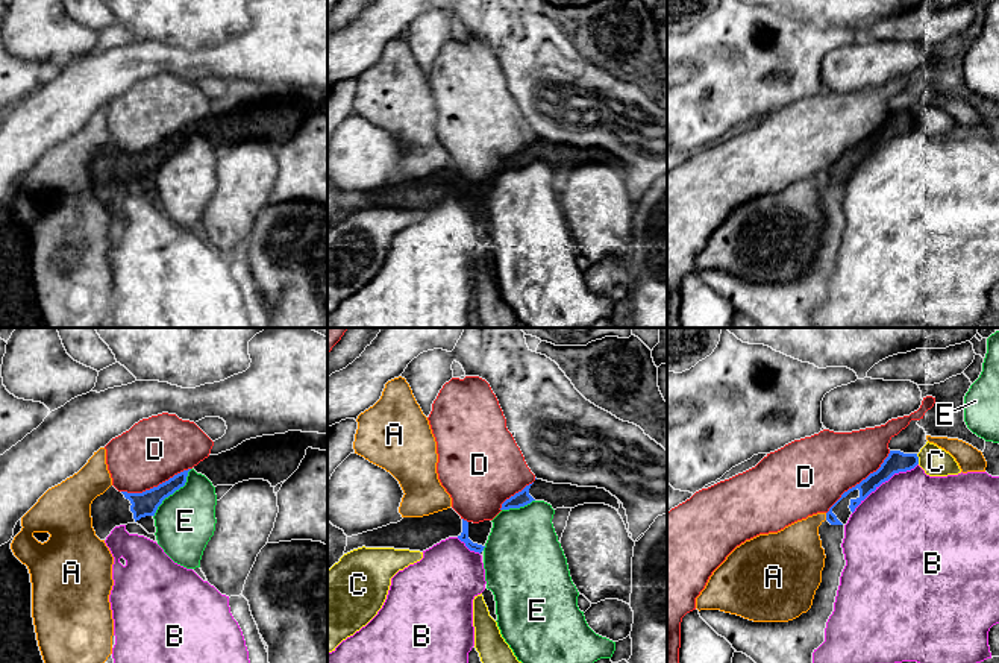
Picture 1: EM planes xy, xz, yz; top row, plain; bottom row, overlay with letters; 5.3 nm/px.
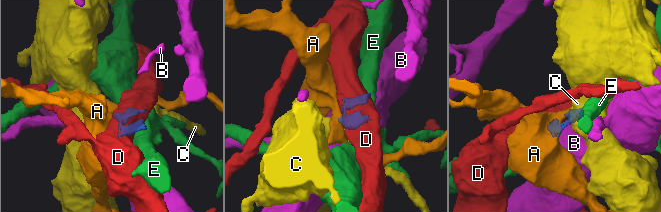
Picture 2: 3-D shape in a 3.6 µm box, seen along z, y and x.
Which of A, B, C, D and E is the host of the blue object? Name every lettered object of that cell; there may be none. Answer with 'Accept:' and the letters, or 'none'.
Accept: none

